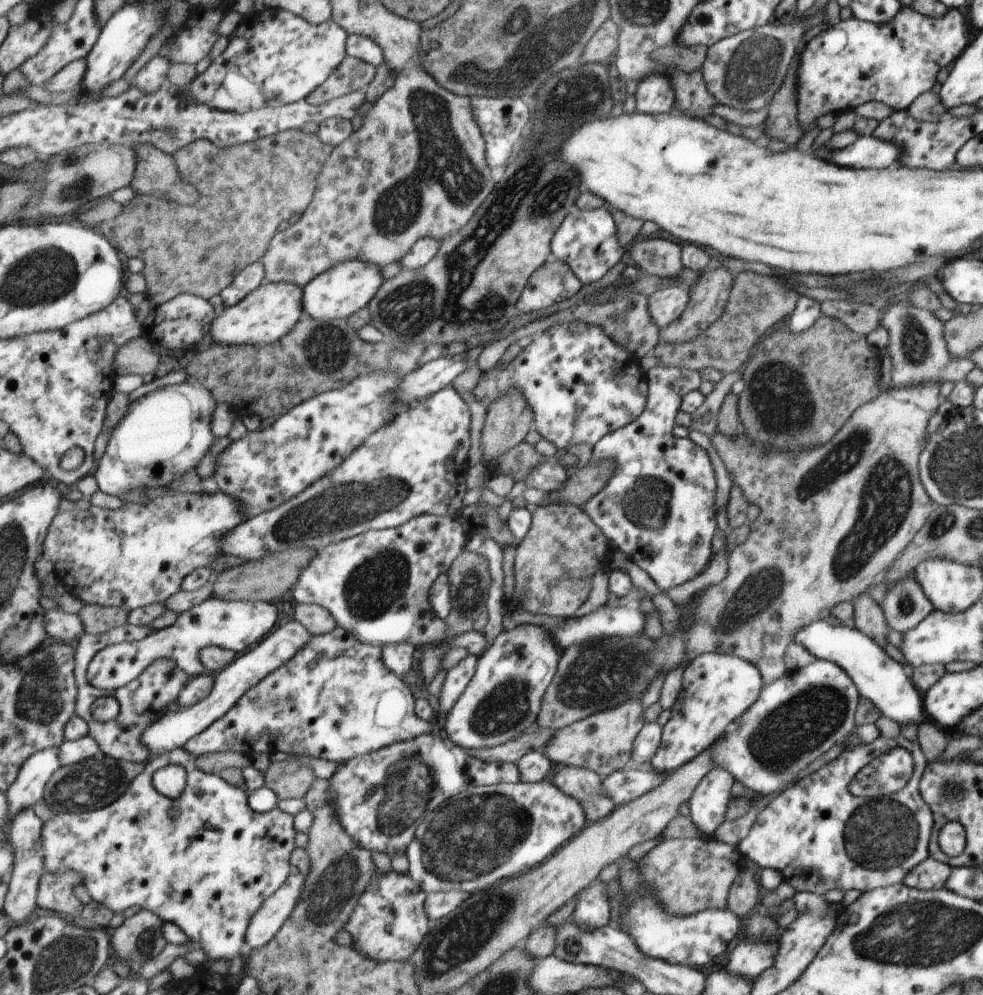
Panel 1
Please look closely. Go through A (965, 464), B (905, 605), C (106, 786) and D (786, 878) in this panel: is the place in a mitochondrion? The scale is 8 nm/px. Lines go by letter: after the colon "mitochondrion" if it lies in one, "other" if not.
A: mitochondrion
B: mitochondrion
C: mitochondrion
D: other

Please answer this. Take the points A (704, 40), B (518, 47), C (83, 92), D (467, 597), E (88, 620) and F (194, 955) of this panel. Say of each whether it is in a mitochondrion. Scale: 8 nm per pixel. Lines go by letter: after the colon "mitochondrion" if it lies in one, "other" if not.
A: other
B: mitochondrion
C: other
D: mitochondrion
E: other
F: other

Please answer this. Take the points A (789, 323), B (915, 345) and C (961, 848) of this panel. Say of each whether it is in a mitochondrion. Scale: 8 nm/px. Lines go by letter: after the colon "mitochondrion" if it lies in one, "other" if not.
A: other
B: mitochondrion
C: other

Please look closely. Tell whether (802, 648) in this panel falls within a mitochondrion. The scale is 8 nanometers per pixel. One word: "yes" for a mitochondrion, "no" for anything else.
no

